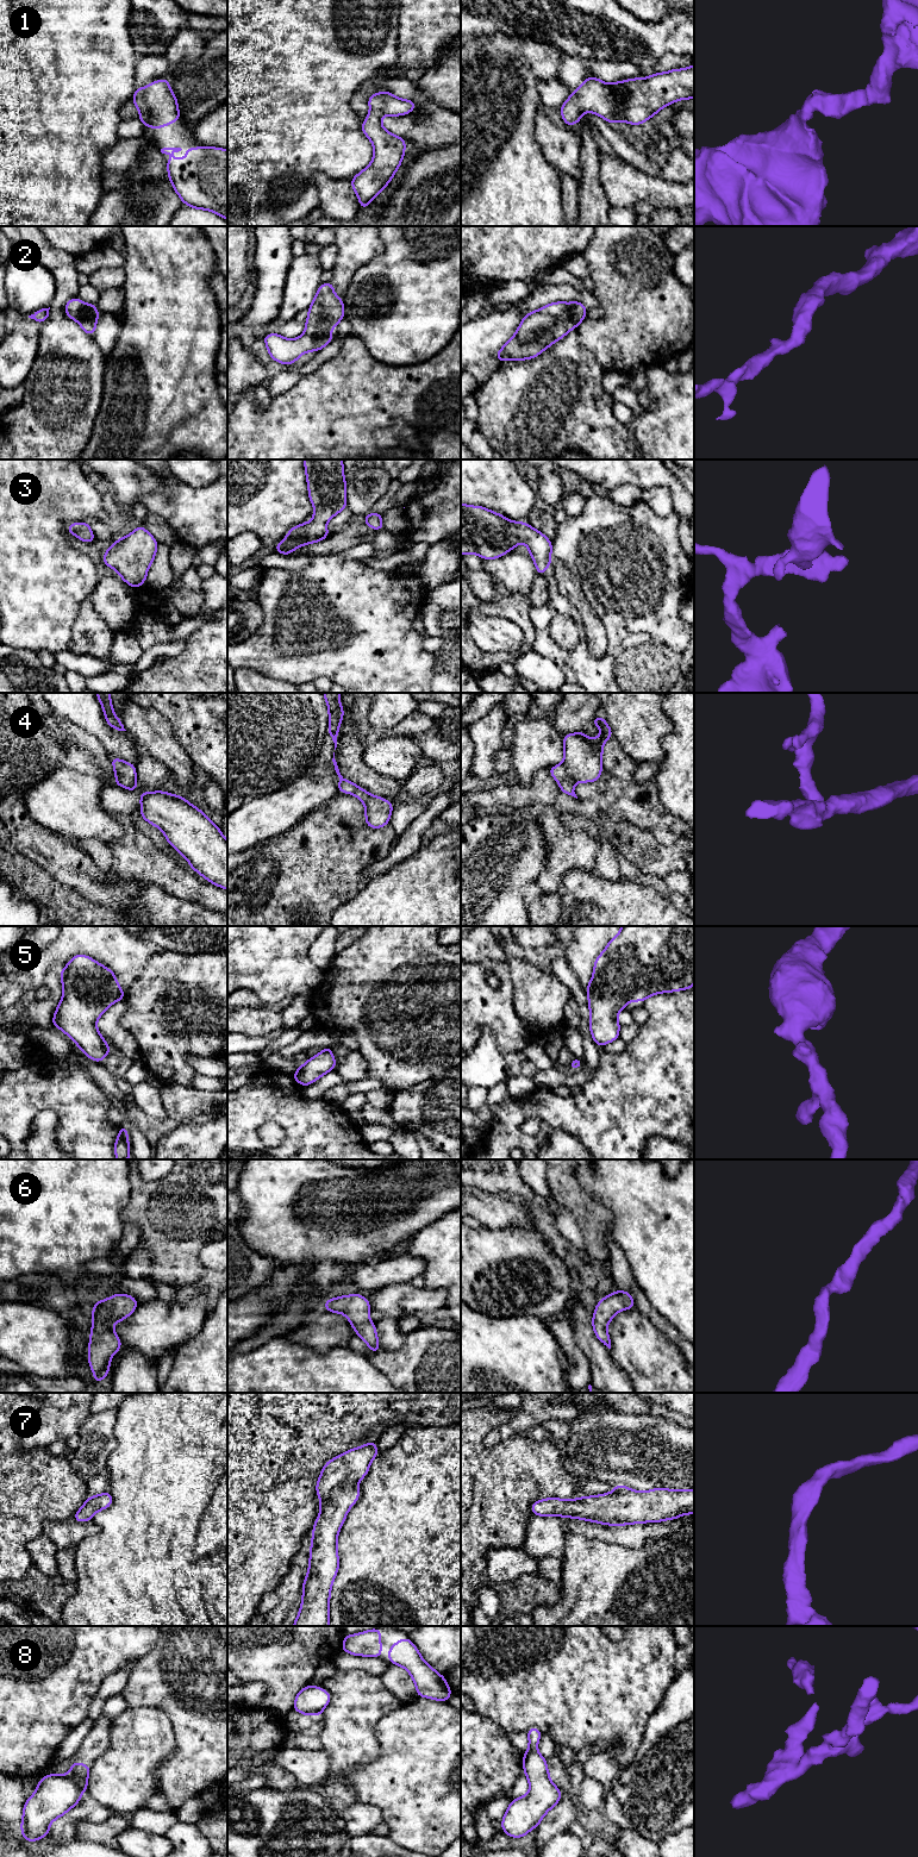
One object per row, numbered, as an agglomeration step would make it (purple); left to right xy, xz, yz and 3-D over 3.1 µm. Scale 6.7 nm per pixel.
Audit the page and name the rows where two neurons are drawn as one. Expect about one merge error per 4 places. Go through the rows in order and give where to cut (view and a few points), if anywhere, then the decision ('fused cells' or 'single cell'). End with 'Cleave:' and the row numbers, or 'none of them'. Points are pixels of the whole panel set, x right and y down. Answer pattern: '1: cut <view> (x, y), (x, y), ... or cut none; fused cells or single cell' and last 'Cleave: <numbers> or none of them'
1: cut none; single cell
2: cut none; single cell
3: cut none; single cell
4: cut none; single cell
5: cut none; single cell
6: cut none; single cell
7: cut none; single cell
8: cut xy (66, 1775), (86, 1788); fused cells
Cleave: 8

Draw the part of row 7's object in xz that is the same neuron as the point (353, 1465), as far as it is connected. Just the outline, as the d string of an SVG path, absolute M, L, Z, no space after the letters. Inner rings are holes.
M376 1442L348 1450L321 1469L316 1486L320 1512L312 1527L308 1572L293 1626L330 1626L330 1593L339 1569L338 1533L351 1506L360 1499L357 1483L379 1453Z

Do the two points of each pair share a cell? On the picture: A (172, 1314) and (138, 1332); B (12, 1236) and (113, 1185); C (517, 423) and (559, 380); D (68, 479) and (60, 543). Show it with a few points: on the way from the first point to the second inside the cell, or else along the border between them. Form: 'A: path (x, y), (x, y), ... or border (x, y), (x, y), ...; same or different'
A: path (163, 1323), (160, 1326), (147, 1330); same
B: path (37, 1211), (44, 1208), (68, 1185), (88, 1185); same
C: path (528, 412), (549, 391); same
D: path (58, 494), (58, 527); same

